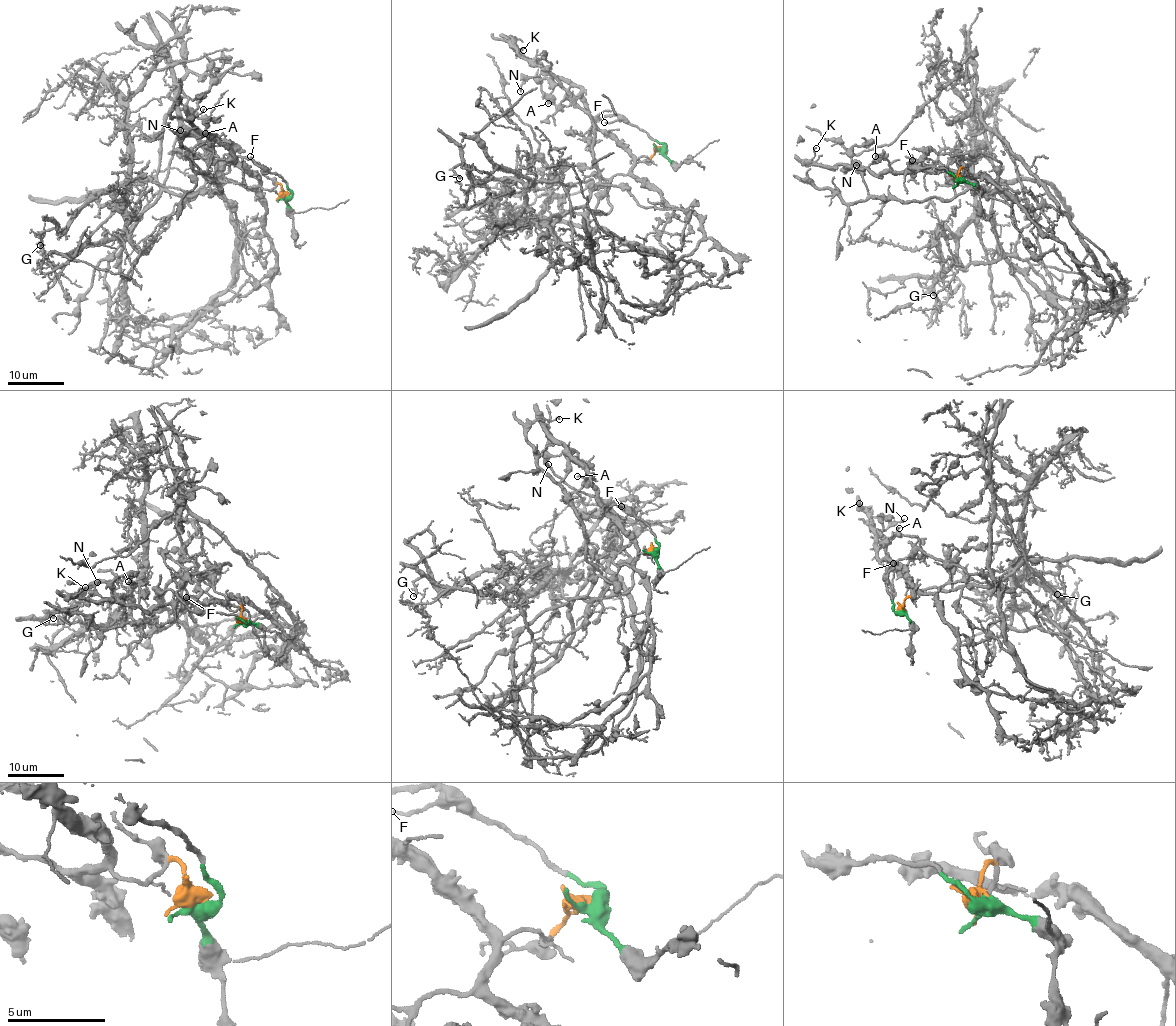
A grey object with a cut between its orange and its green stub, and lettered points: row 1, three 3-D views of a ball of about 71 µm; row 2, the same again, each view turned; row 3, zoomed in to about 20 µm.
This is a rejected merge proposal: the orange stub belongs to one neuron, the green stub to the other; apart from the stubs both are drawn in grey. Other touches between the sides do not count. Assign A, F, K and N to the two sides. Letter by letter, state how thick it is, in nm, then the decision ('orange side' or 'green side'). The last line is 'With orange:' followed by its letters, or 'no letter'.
A: 140 nm thick; orange side
F: 130 nm thick; green side
K: 140 nm thick; orange side
N: 160 nm thick; orange side
With orange: A, K, N

